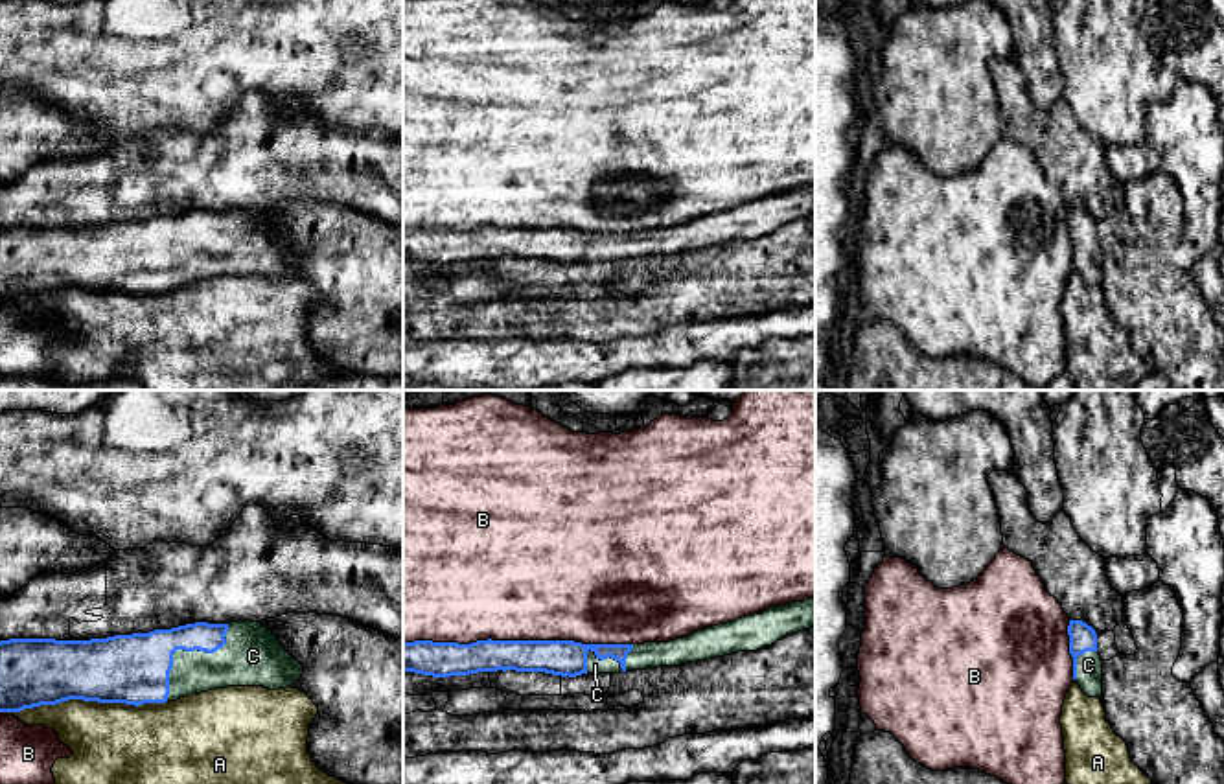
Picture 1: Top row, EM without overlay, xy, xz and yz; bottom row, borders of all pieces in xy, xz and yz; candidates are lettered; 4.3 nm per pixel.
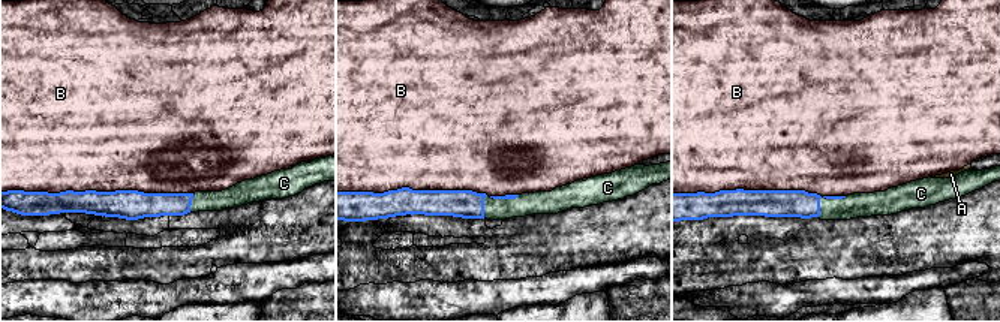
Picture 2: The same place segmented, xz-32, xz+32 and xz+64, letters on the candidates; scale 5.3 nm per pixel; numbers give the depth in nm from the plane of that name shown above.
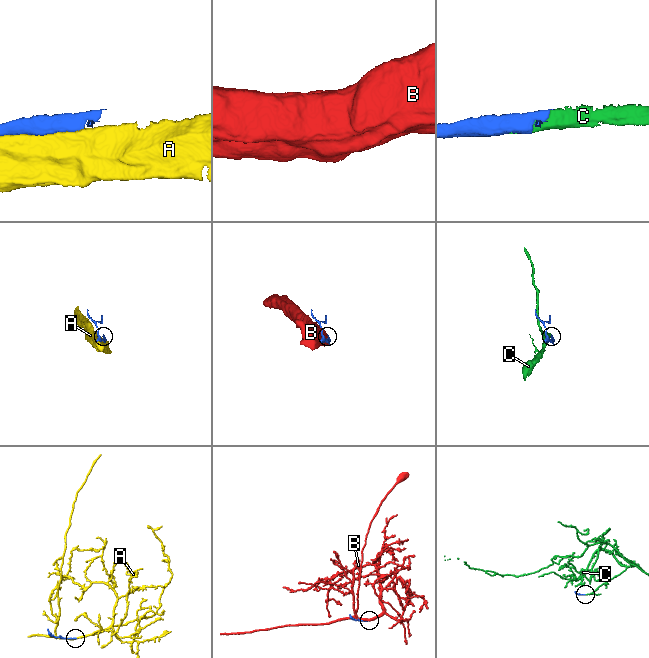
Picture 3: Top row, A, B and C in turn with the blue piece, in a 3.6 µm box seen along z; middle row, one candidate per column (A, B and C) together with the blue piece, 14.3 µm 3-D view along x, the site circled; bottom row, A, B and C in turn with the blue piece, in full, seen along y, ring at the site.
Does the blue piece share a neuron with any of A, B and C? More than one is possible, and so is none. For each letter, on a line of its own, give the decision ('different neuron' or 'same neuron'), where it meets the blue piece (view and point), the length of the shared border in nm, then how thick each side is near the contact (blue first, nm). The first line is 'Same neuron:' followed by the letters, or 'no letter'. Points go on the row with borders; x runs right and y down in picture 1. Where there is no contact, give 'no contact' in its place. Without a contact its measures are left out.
Same neuron: C
A: different neuron | xy (87, 700) | 700 nm | 300/360 nm
B: different neuron | xz (519, 641) | 1000 nm | 160/500 nm
C: same neuron | xy (184, 650) | 440 nm | 300/200 nm

